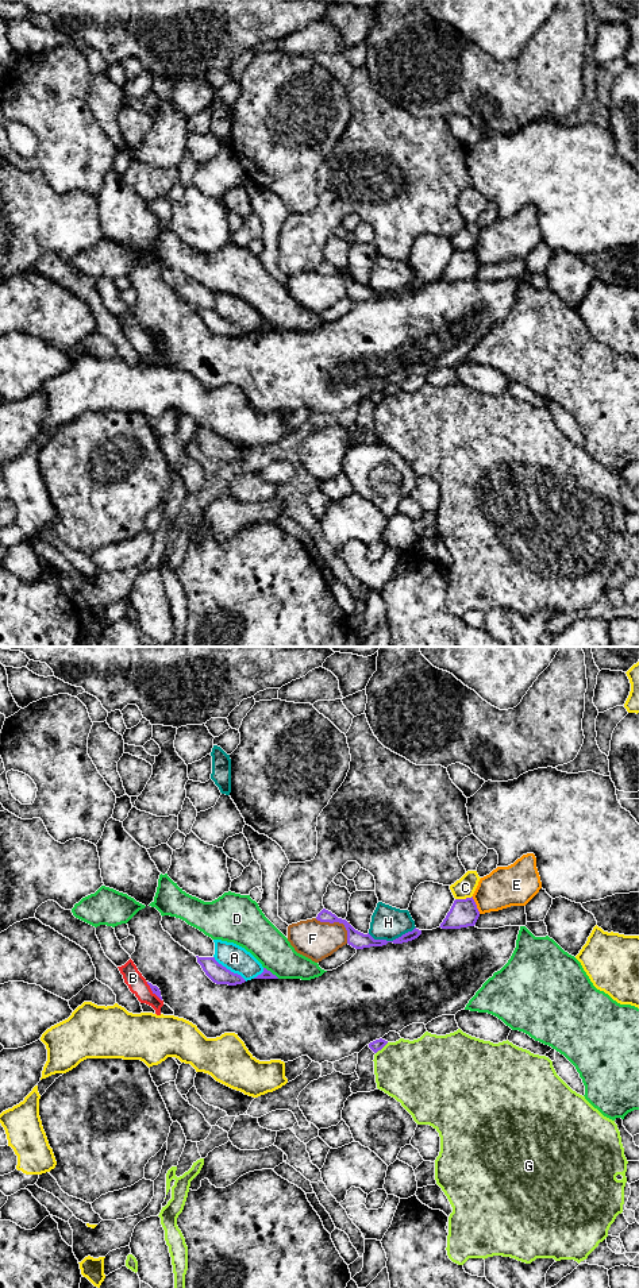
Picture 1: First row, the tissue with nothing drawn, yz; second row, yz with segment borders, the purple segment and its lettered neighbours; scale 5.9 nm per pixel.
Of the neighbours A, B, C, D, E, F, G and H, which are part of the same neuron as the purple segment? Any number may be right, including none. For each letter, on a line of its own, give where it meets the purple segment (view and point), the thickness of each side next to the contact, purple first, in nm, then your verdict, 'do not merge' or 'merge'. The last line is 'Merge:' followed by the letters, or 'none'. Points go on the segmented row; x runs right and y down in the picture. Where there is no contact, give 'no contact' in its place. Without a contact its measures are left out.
A: contact yz (228, 970); calibres 110 and 160 nm; do not merge
B: contact yz (151, 990); calibres 50 and 110 nm; do not merge
C: contact yz (464, 899); calibres 170 and 120 nm; do not merge
D: contact yz (270, 972); calibres 50 and 220 nm; do not merge
E: contact yz (476, 905); calibres 170 and 240 nm; do not merge
F: contact yz (338, 921); calibres 100 and 220 nm; do not merge
G: contact yz (381, 1048); calibres 70 and 380 nm; do not merge
H: contact yz (391, 941); calibres 100 and 200 nm; do not merge
Merge: none

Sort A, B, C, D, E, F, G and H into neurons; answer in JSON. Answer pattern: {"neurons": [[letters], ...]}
{"neurons": [["A"], ["B"], ["C"], ["D"], ["E"], ["F"], ["G"], ["H"]]}

